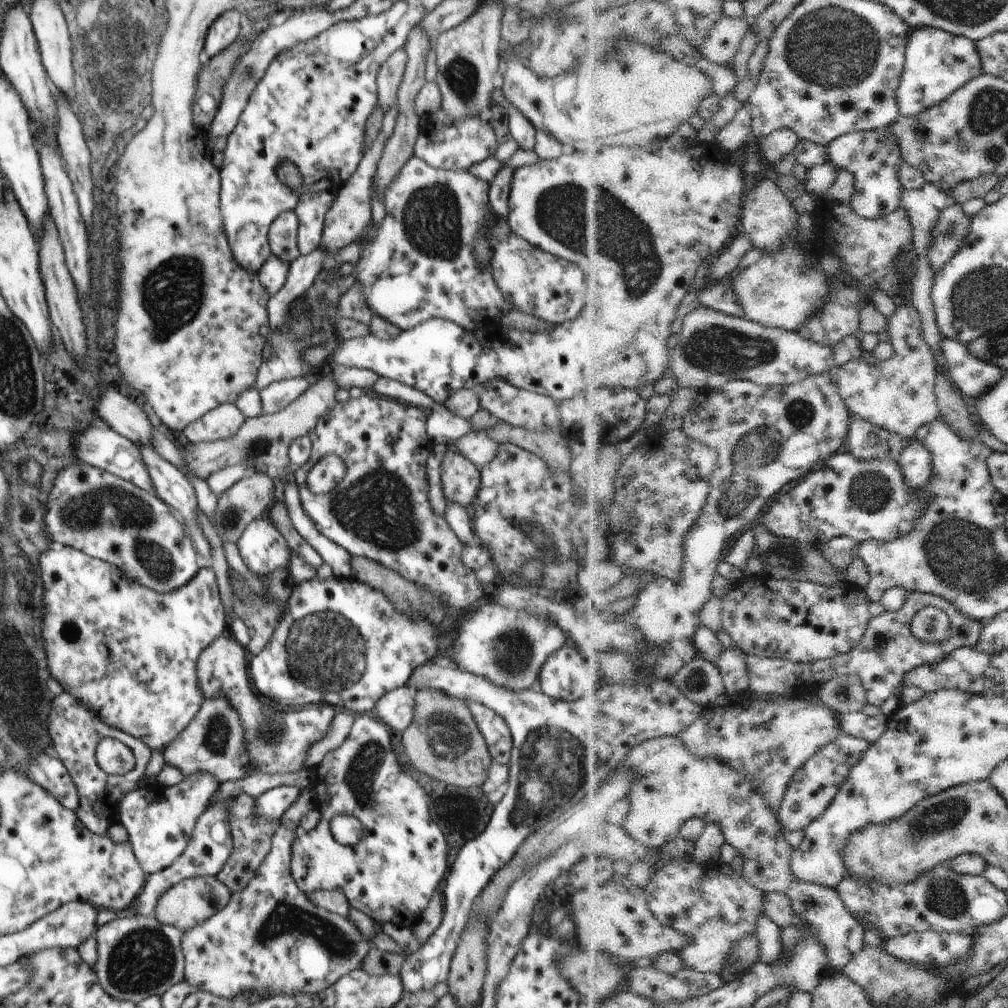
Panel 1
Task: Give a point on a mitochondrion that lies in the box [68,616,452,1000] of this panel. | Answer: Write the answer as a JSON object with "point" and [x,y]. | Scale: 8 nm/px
{"point":[139,962]}

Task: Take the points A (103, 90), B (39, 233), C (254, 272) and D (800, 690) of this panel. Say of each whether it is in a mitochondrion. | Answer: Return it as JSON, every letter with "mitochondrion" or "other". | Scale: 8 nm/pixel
{"A":"mitochondrion","B":"other","C":"other","D":"other"}

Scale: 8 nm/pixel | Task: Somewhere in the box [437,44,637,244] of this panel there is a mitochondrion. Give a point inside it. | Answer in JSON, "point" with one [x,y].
{"point":[462,77]}

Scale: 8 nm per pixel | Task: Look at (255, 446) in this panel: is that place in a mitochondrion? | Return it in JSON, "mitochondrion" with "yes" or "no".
{"mitochondrion":"yes"}

